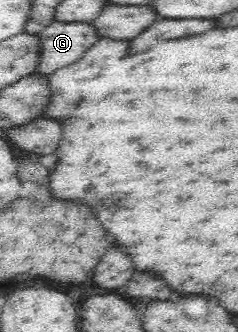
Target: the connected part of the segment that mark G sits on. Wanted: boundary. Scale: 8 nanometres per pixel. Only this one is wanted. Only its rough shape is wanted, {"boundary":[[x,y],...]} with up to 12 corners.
{"boundary":[[53,21],[36,72],[77,62],[101,38],[93,23]]}

